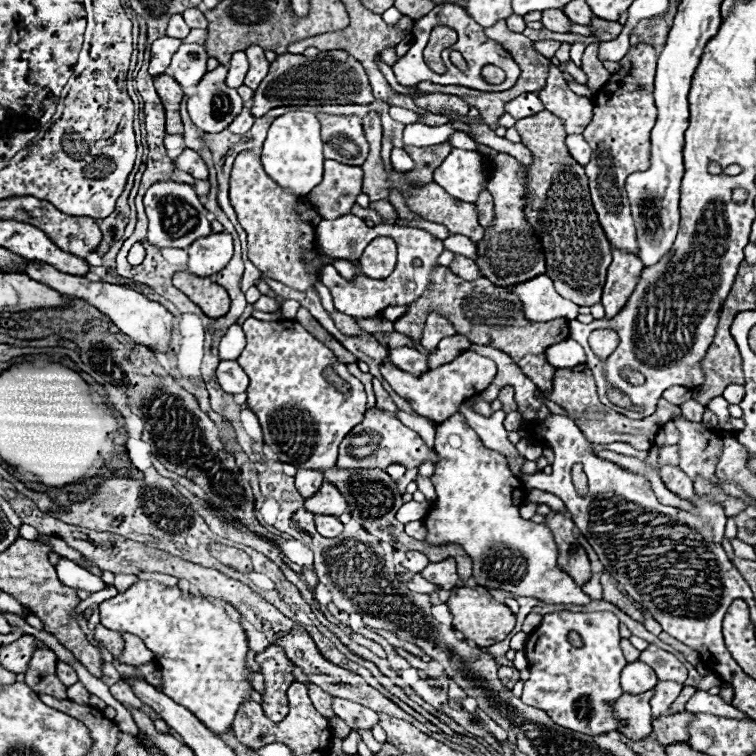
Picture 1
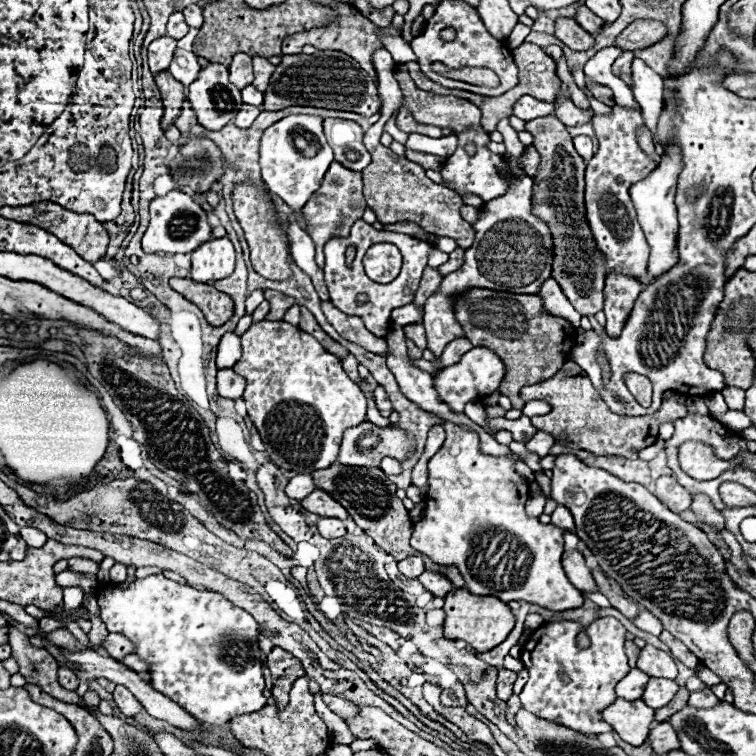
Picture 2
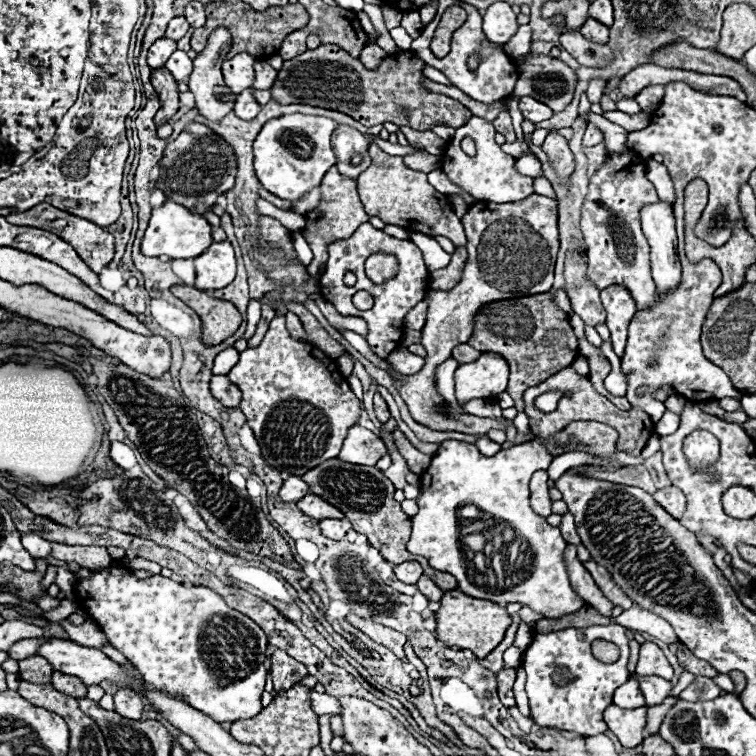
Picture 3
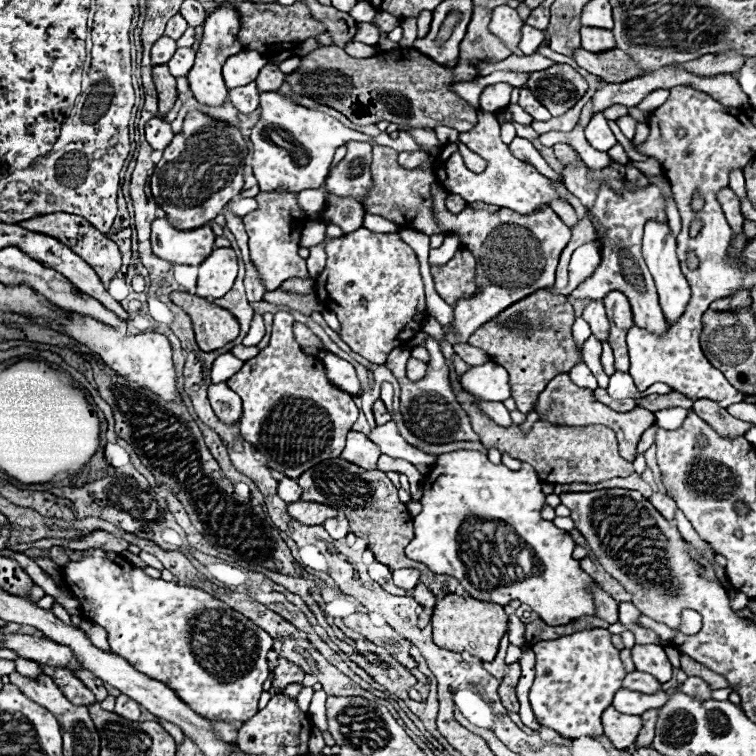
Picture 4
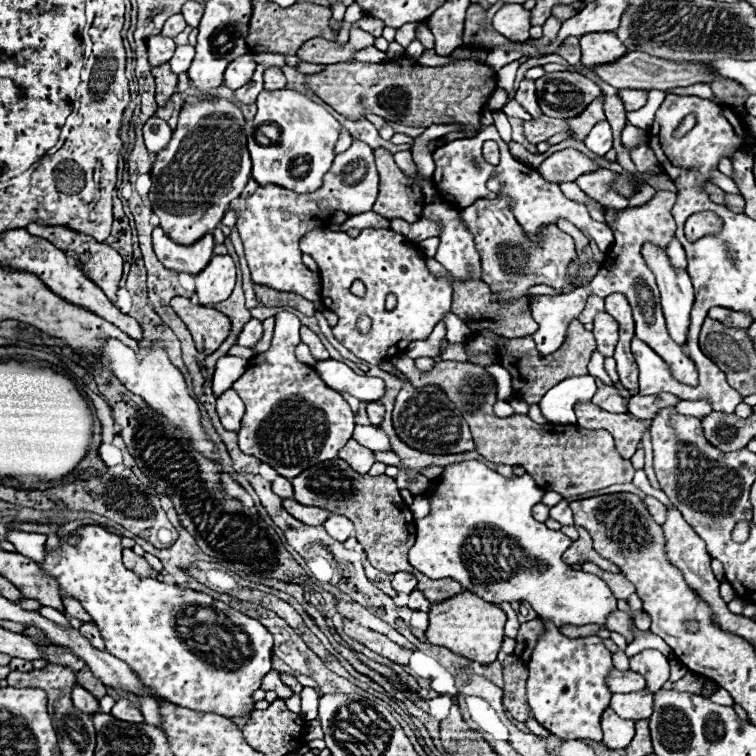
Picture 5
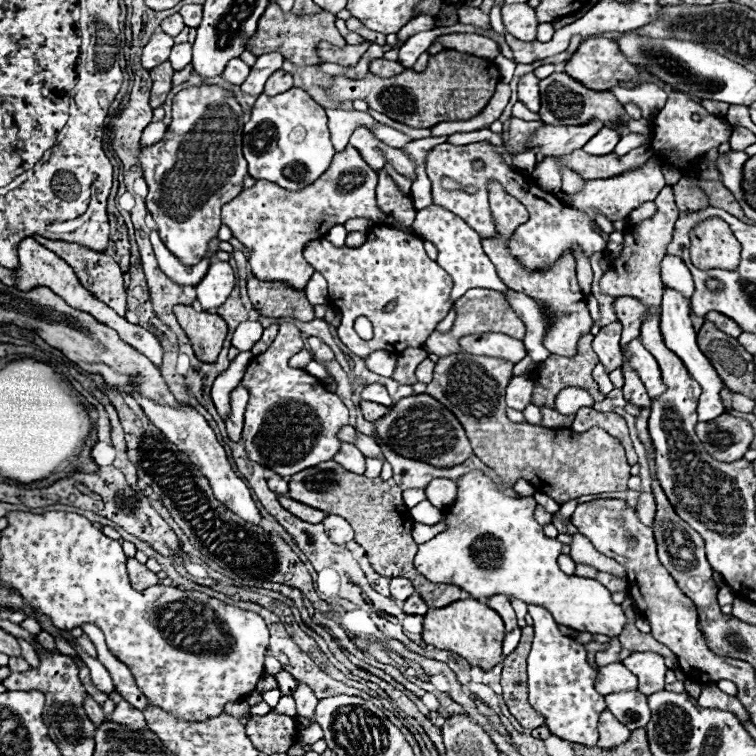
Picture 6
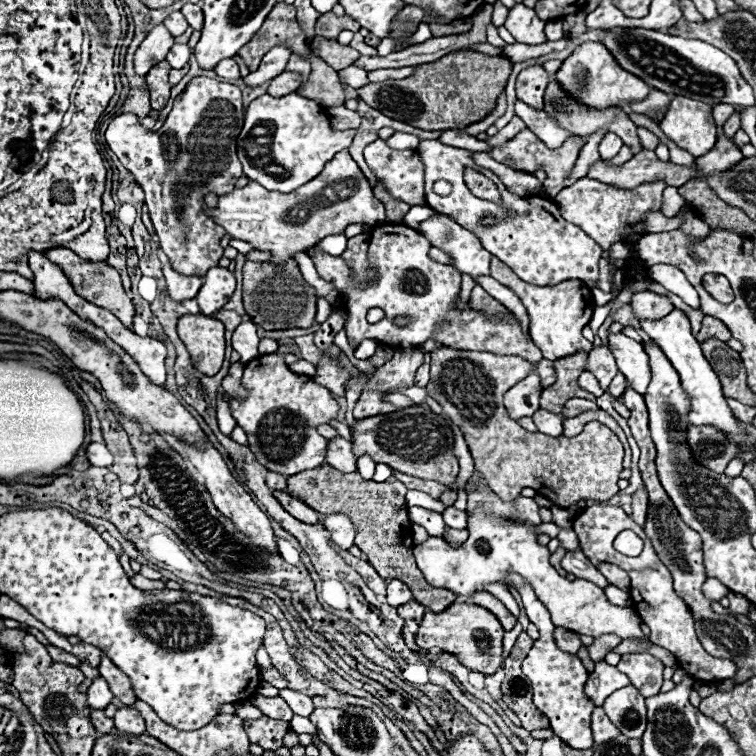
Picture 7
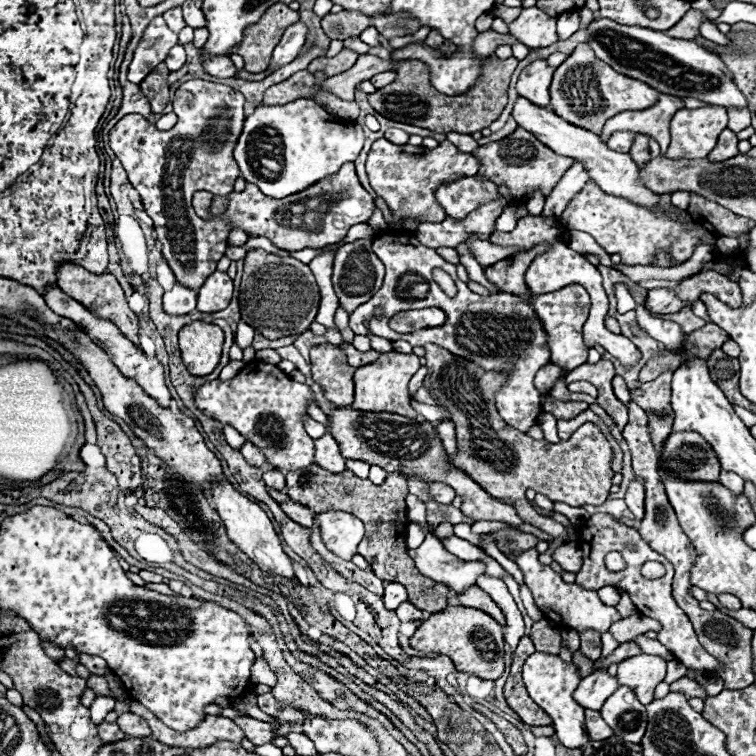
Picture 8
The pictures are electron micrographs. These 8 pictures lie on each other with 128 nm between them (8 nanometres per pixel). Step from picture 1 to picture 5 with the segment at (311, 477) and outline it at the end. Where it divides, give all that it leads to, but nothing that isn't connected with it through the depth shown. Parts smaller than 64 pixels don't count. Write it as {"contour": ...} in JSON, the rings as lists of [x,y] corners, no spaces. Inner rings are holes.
{"contour":[[[278,476],[278,478],[272,482],[272,490],[274,490],[274,494],[278,494],[280,498],[292,498],[292,496],[294,496],[292,482],[290,482],[288,478],[282,478],[282,476]]]}

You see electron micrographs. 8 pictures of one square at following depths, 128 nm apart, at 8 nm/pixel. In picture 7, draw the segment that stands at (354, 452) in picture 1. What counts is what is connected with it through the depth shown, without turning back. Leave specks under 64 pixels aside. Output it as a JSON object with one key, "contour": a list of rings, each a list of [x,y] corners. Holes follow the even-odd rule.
{"contour":[[[332,438],[328,442],[326,464],[334,466],[340,472],[356,472],[356,456],[352,452],[352,442],[344,438]]]}

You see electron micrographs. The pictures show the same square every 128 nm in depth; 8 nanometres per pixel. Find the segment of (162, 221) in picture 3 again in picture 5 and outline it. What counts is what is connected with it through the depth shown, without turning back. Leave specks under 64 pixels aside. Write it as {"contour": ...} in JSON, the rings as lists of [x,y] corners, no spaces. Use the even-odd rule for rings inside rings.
{"contour":[[[156,226],[152,232],[152,244],[158,260],[166,268],[188,274],[198,274],[202,268],[206,268],[206,262],[210,262],[214,250],[212,234],[204,234],[198,242],[190,246],[182,246],[170,240],[160,226]]]}

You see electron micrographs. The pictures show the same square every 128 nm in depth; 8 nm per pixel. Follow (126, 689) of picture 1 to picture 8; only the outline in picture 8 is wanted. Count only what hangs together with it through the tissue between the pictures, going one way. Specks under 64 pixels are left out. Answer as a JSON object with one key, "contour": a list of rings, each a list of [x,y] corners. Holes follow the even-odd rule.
{"contour":[[[124,712],[118,716],[116,724],[120,726],[120,730],[132,738],[144,738],[144,736],[150,736],[150,728],[146,724],[144,718],[138,718],[138,714],[130,714],[130,712]]]}

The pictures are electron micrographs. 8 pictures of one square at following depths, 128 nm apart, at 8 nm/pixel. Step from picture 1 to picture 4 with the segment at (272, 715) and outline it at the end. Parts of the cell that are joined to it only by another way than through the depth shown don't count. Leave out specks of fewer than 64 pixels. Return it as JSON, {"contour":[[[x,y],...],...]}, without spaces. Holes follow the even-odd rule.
{"contour":[[[278,658],[278,666],[272,670],[272,674],[274,674],[274,680],[272,680],[274,690],[282,690],[292,682],[302,682],[306,676],[300,666],[294,666],[286,658]]]}

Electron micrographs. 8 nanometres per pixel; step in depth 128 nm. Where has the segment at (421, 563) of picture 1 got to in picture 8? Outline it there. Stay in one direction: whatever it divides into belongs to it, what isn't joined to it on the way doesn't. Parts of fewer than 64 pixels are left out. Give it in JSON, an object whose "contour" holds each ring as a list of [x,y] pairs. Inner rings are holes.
{"contour":[[[388,582],[384,586],[384,604],[388,610],[396,610],[404,600],[408,600],[408,592],[398,582]]]}

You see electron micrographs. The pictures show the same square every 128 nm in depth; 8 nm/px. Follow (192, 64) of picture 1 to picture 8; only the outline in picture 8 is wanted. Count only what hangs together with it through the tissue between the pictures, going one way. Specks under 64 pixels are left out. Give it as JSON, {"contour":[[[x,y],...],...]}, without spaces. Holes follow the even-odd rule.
{"contour":[[[174,46],[174,50],[170,50],[168,58],[166,58],[166,64],[168,64],[168,70],[170,72],[176,72],[184,66],[186,62],[186,52],[184,52],[184,46]]]}

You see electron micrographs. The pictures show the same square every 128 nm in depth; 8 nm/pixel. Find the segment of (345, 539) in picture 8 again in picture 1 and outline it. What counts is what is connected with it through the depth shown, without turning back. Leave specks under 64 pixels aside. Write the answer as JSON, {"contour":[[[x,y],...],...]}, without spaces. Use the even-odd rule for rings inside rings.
{"contour":[[[318,516],[316,518],[316,530],[324,538],[334,538],[342,532],[342,522],[336,516]]]}

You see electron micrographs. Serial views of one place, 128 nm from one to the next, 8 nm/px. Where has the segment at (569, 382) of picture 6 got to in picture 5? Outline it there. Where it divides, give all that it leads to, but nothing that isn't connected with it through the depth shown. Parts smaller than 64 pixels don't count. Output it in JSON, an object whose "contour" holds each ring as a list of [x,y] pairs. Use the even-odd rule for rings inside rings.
{"contour":[[[576,318],[568,324],[566,328],[566,338],[564,338],[564,344],[560,350],[556,350],[554,354],[548,354],[548,356],[542,356],[538,350],[536,350],[536,344],[532,340],[532,336],[526,336],[526,338],[500,338],[504,340],[502,348],[500,348],[500,364],[510,372],[512,376],[512,390],[516,394],[518,400],[524,400],[528,404],[538,404],[542,400],[542,396],[552,388],[556,386],[558,382],[570,378],[570,376],[582,376],[586,374],[586,366],[590,362],[590,356],[592,352],[596,350],[596,340],[594,340],[594,334],[584,330],[582,322],[578,322]]]}

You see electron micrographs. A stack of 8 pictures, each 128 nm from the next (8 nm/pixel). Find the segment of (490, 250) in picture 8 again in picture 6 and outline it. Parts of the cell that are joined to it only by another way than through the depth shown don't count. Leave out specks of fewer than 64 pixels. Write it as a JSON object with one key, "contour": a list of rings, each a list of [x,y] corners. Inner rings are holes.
{"contour":[[[428,206],[428,208],[422,208],[418,210],[416,214],[416,220],[412,224],[412,230],[424,238],[424,240],[430,240],[436,244],[438,248],[438,264],[452,276],[454,280],[454,288],[452,288],[452,302],[456,298],[460,298],[466,290],[470,288],[492,288],[492,290],[498,290],[498,292],[510,292],[502,282],[500,278],[496,276],[496,270],[494,270],[494,264],[490,262],[490,258],[484,254],[482,250],[482,244],[480,244],[480,238],[478,234],[466,224],[462,222],[462,218],[454,216],[450,210],[442,208],[442,206]]]}

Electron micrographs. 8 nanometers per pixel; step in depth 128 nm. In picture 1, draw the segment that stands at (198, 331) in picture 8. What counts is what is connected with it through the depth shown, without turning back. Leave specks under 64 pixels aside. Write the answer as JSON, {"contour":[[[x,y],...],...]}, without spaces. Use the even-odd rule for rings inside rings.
{"contour":[[[176,272],[172,278],[174,286],[182,290],[196,306],[202,308],[202,312],[210,318],[218,318],[226,314],[230,308],[230,298],[222,286],[212,282],[210,278],[194,276],[190,272]]]}

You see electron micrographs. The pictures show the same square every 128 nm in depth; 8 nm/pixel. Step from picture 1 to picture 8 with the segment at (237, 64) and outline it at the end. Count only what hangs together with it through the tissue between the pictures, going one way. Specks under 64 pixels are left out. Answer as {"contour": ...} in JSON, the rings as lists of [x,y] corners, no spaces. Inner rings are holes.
{"contour":[[[200,54],[202,58],[202,64],[204,64],[204,70],[212,76],[218,76],[218,78],[232,78],[236,74],[236,68],[232,64],[232,60],[228,56],[204,56]]]}

